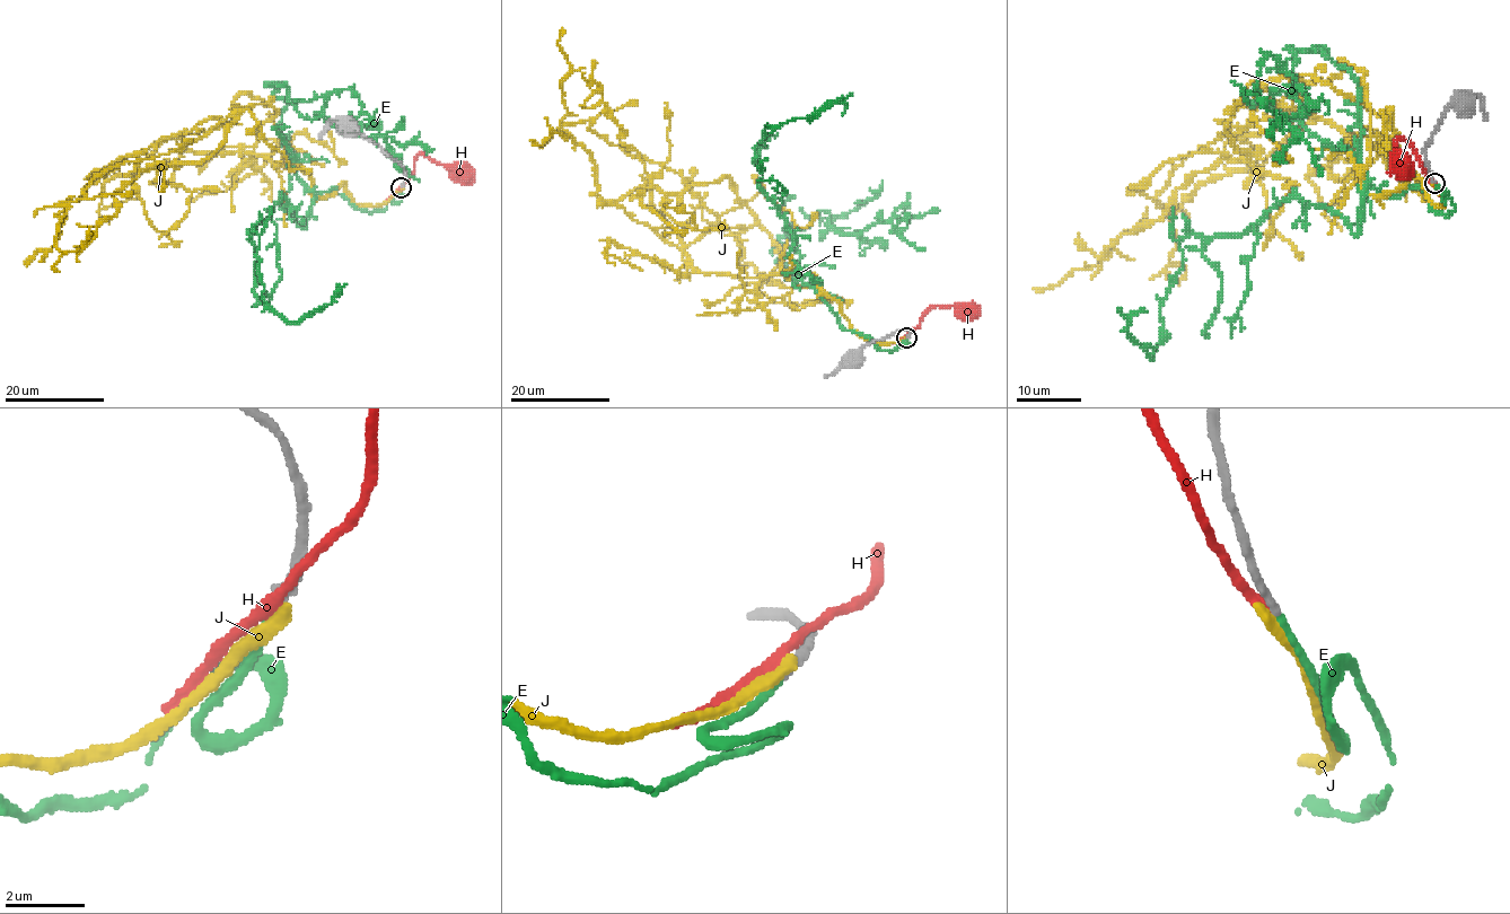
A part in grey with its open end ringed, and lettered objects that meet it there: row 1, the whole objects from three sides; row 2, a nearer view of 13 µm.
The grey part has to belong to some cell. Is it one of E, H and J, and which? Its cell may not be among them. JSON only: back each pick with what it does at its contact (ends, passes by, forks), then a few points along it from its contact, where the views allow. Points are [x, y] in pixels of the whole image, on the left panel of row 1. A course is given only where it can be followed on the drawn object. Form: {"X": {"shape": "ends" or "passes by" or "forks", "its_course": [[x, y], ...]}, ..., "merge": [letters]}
{"E": {"shape": "ends", "its_course": [[402, 187], [366, 212], [308, 190], [305, 226], [284, 199], [252, 226], [262, 298], [289, 322], [335, 283]]}, "merge": ["E"]}

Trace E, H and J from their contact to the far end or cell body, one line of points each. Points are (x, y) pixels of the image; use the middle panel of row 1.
E: (907, 336), (879, 350), (839, 323), (758, 186), (767, 125), (836, 99), (841, 113)
H: (907, 335), (933, 306), (960, 306), (966, 309)
J: (907, 336), (865, 340), (816, 281), (771, 301), (784, 252), (731, 179), (663, 193), (595, 62)

